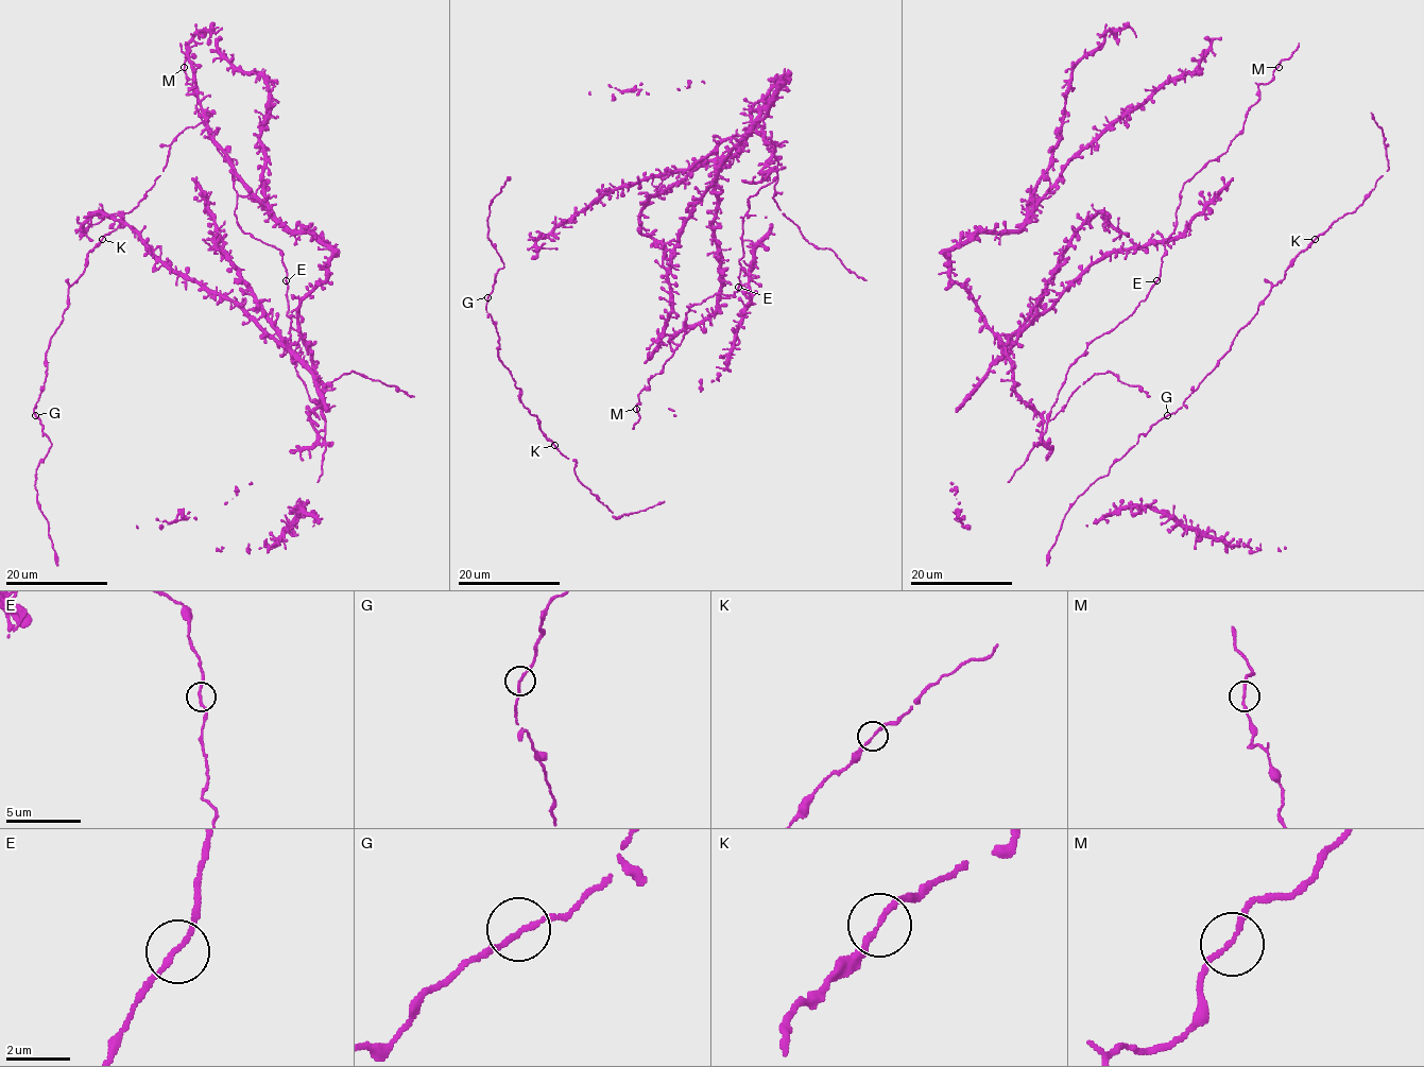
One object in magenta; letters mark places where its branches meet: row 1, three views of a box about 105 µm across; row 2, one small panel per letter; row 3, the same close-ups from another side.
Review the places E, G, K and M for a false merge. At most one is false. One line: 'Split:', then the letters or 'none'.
Split: none

